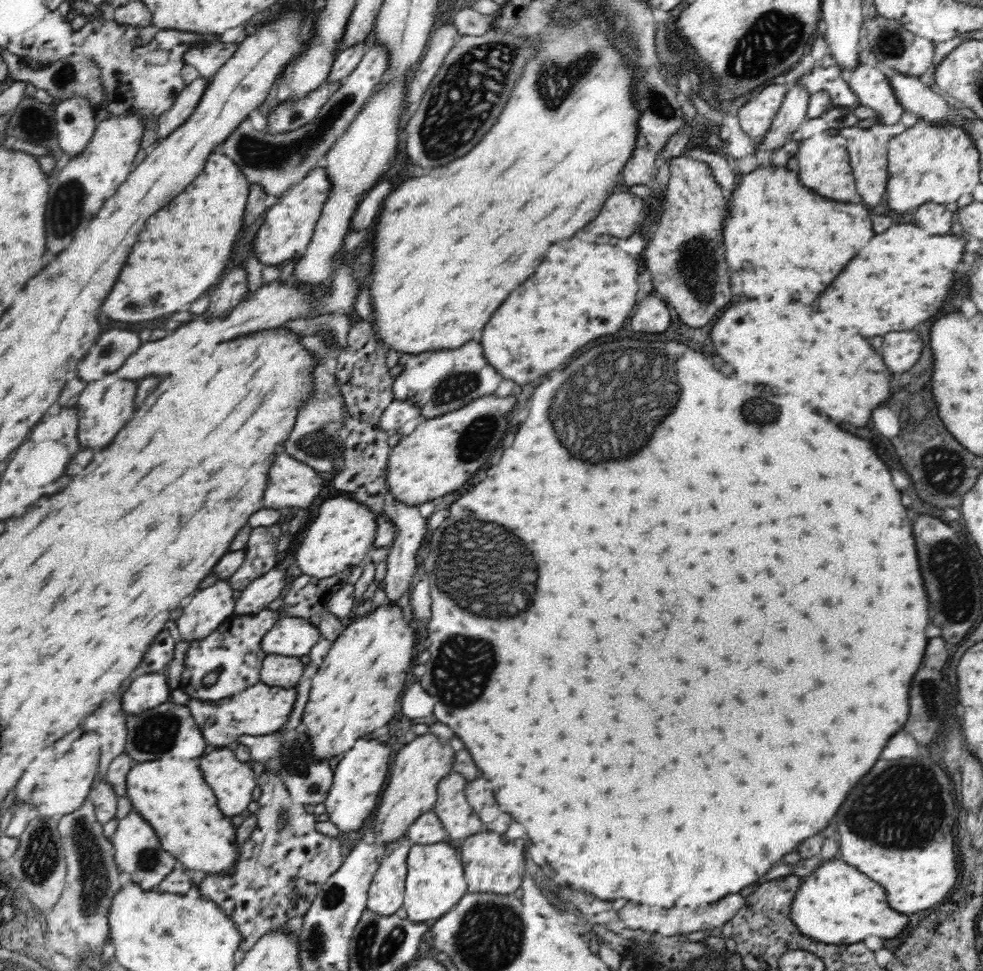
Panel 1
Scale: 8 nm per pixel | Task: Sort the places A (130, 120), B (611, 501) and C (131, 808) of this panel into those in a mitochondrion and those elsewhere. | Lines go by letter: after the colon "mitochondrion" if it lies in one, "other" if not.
A: other
B: other
C: other

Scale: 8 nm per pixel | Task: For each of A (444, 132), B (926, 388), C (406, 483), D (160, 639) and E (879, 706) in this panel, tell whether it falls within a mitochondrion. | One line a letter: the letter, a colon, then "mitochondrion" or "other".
A: mitochondrion
B: other
C: other
D: other
E: other

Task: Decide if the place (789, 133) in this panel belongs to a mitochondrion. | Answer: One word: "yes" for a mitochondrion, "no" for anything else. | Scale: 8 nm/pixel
no

